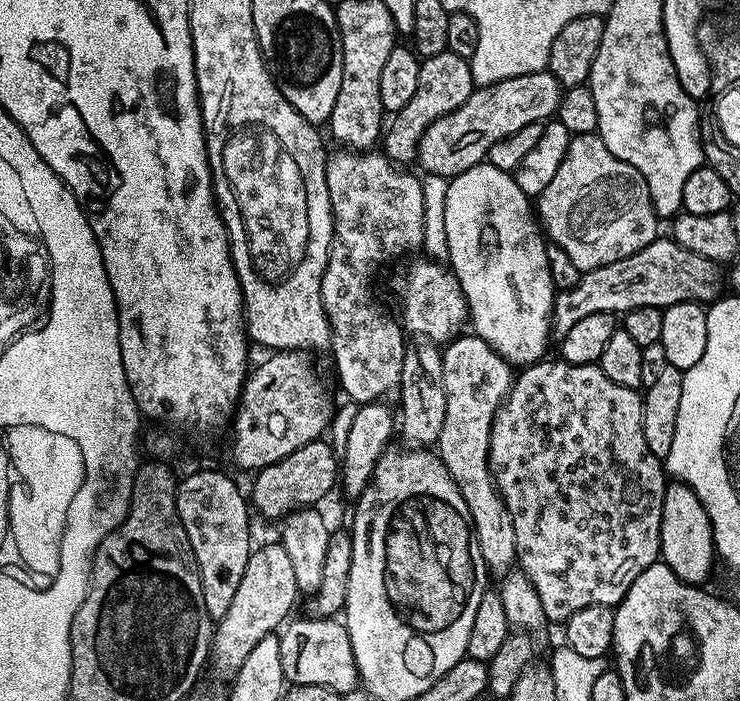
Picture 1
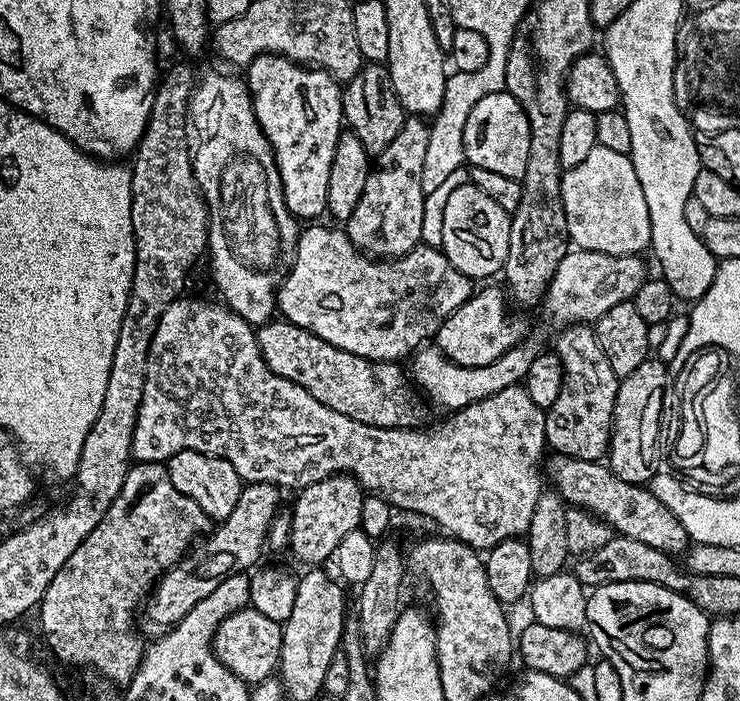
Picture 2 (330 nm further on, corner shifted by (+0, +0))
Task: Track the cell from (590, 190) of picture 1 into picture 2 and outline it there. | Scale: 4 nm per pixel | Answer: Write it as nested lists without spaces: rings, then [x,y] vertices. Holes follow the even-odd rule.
[[[597,146],[578,166],[563,173],[561,194],[568,239],[576,248],[611,256],[635,256],[651,245],[650,210],[646,210],[646,194],[642,194],[642,182],[634,174],[631,155]]]

